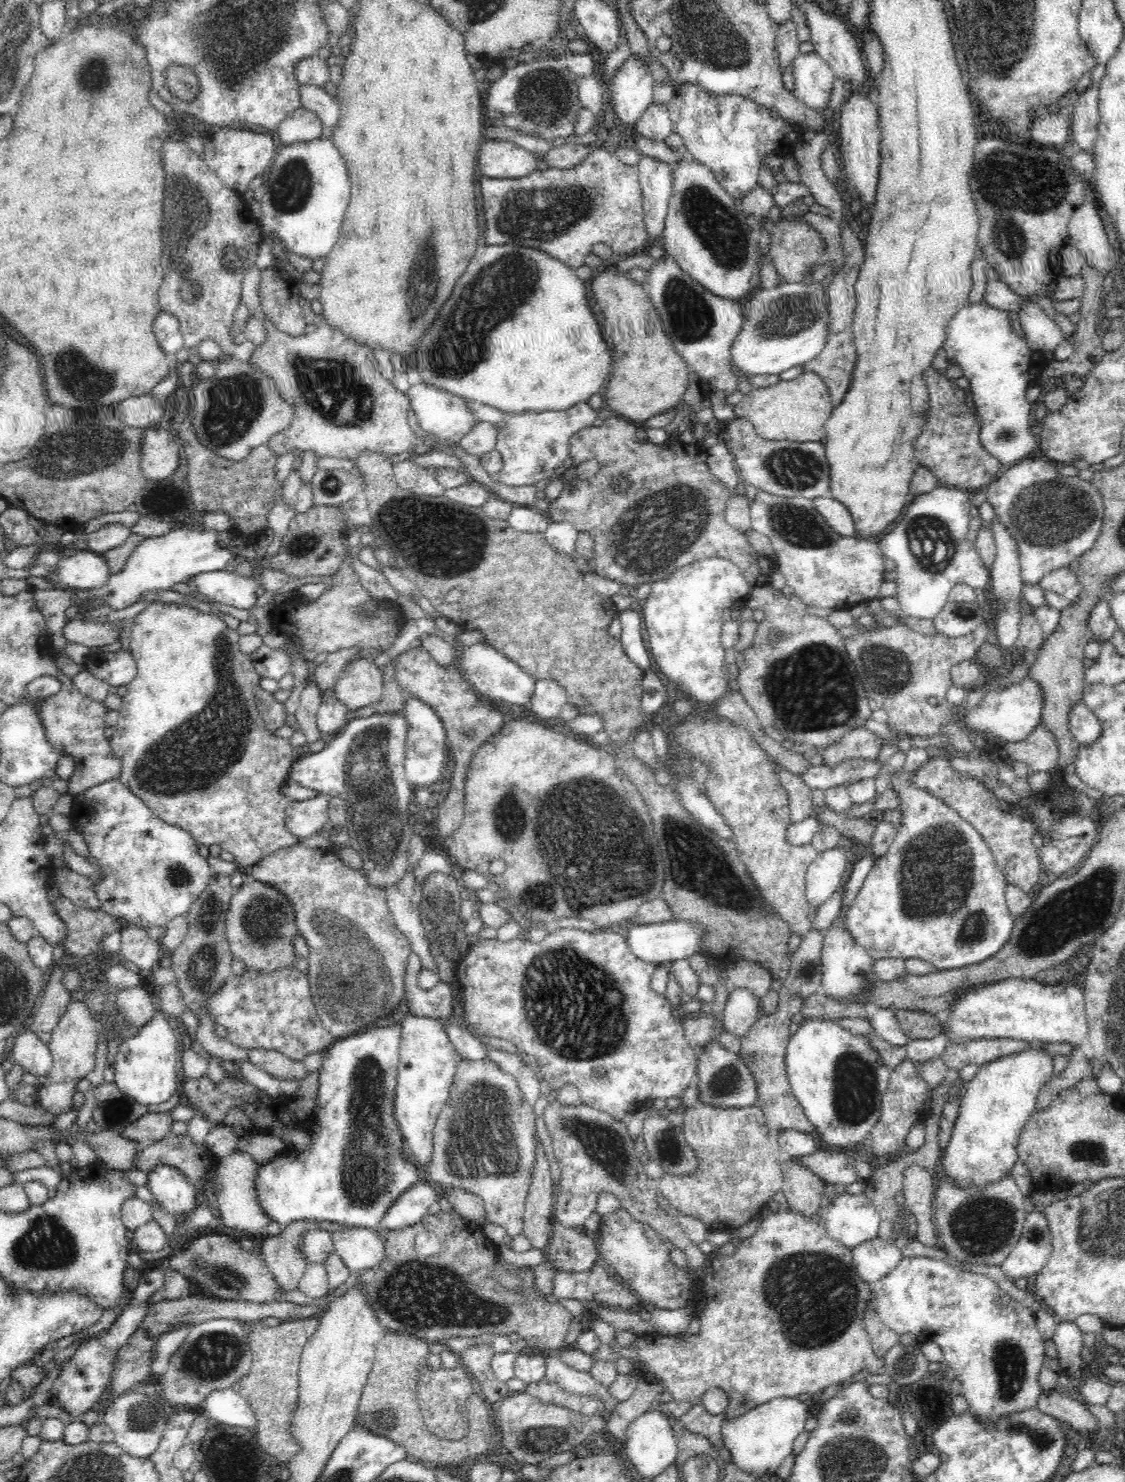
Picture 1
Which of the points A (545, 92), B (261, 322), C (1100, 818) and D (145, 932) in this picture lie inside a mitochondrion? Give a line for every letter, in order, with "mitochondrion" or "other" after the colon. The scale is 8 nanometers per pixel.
A: mitochondrion
B: other
C: other
D: other

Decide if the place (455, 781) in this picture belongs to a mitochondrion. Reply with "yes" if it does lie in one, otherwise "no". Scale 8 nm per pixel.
no

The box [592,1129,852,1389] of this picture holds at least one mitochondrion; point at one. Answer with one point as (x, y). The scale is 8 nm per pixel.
(668, 1148)

